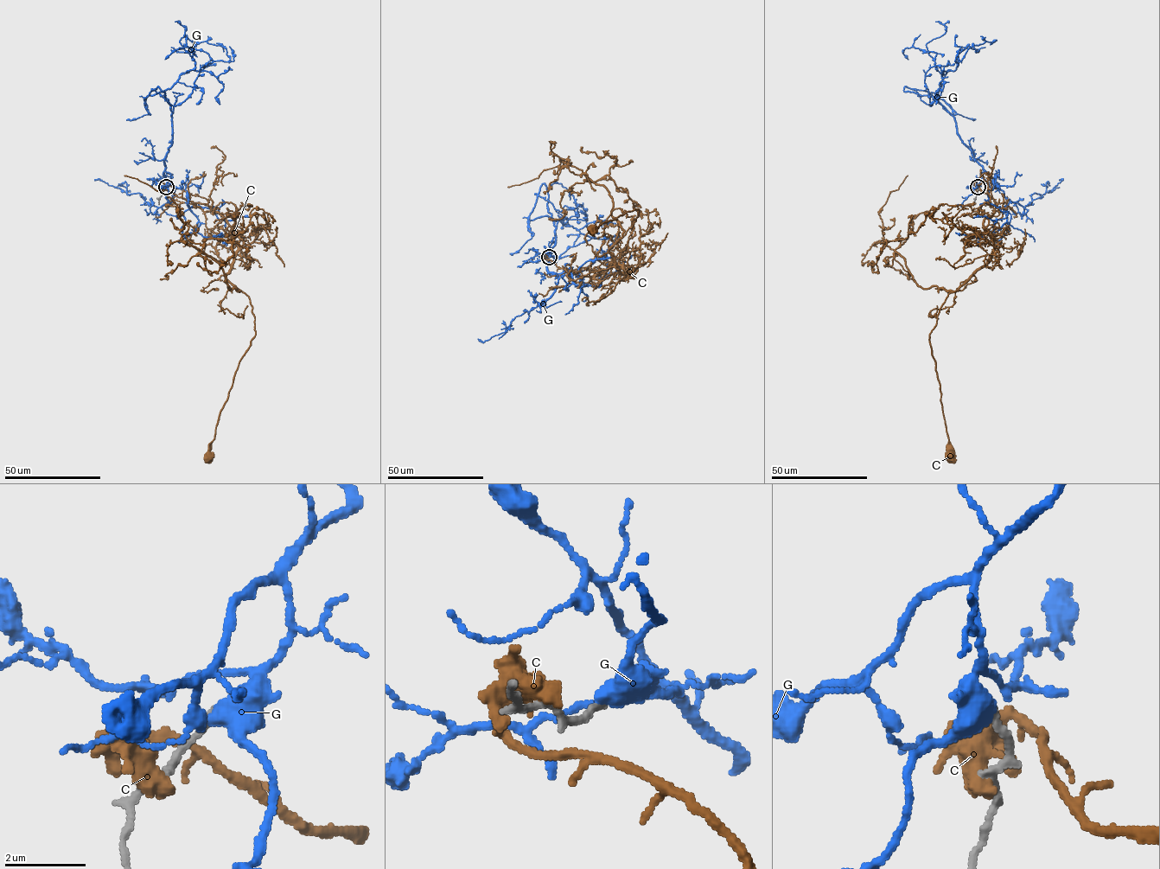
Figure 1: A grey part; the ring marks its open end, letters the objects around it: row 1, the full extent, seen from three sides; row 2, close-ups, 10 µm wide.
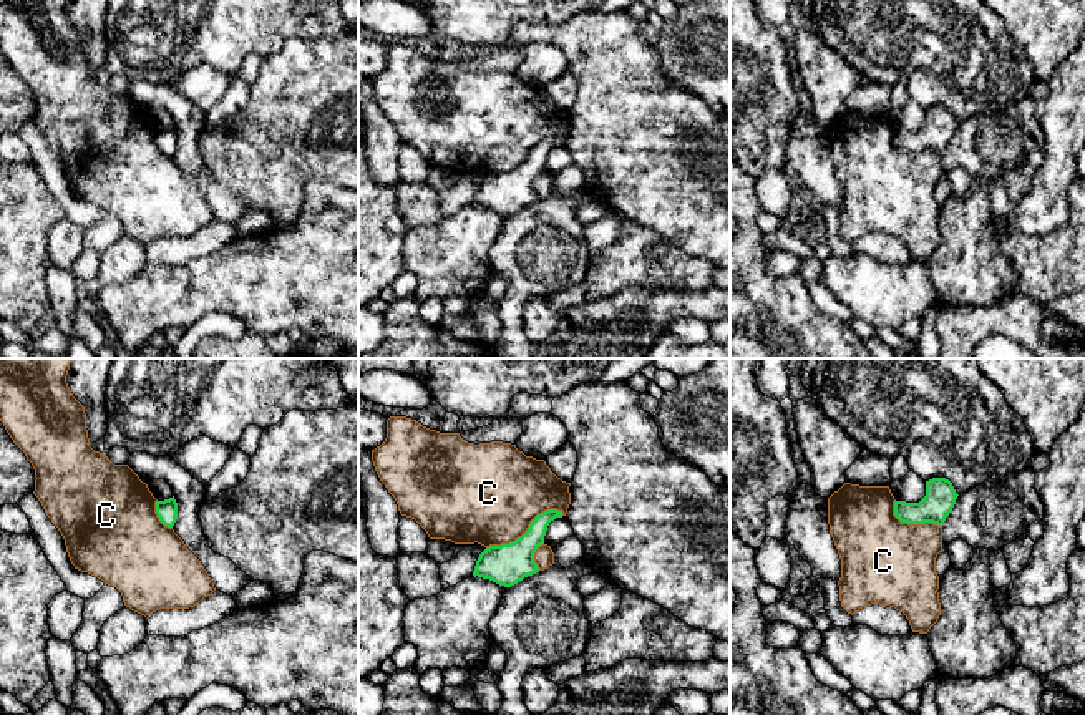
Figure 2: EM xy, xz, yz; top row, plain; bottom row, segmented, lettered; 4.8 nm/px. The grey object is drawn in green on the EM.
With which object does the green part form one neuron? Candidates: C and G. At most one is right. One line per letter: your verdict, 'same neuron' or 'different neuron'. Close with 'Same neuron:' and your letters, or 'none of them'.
C: different neuron
G: different neuron
Same neuron: none of them

